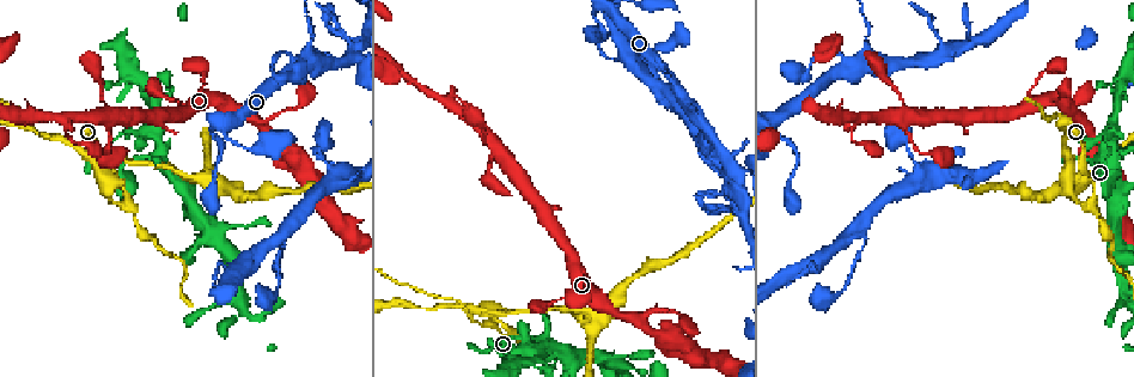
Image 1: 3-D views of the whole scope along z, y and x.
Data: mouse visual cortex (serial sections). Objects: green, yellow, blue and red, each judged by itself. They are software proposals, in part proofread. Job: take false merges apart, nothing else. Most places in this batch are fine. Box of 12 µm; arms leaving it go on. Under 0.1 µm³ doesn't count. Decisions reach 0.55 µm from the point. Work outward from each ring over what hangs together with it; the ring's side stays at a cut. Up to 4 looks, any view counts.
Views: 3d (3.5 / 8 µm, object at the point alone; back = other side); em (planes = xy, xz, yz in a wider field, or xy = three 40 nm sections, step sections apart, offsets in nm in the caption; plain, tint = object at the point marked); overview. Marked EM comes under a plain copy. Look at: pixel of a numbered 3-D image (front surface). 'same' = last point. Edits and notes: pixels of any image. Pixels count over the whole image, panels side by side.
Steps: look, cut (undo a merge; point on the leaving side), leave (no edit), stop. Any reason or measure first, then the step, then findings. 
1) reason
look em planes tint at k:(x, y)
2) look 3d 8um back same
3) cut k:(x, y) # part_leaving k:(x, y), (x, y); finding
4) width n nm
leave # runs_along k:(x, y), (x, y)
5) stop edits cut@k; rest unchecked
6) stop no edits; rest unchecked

side arm on a straight run
look 3d 8um at 1:(125, 196)

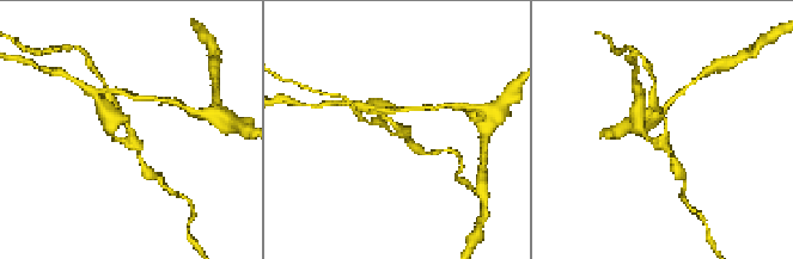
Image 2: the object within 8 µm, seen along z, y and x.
arms 3; arm_widths 150, 150, 150 nm
look em xy step 5 tint at 2:(402, 132)

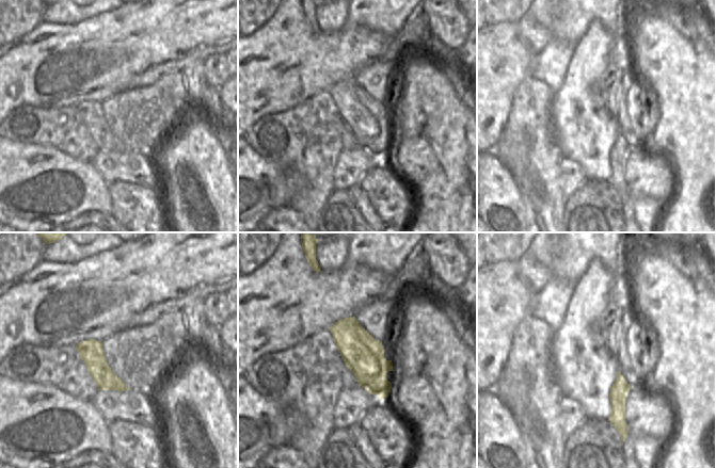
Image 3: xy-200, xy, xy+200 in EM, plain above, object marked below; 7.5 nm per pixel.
cut 2:(644, 131) # part_leaving 2:(656, 140), (638, 125), (639, 105); a second cell is stuck on

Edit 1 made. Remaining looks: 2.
calibre changes
look 3d 8um at 1:(696, 109)

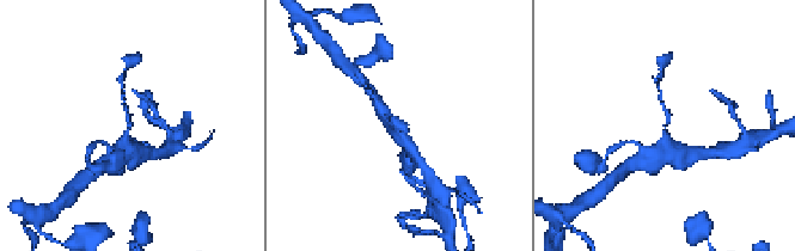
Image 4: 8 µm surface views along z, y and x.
closer look
look 3d 3.5um at 4:(665, 130)

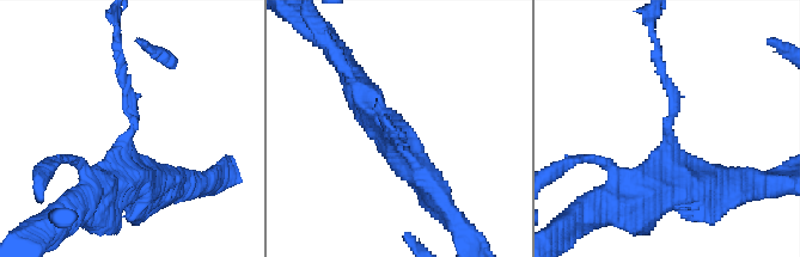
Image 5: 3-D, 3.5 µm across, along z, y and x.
leave # all the same cell

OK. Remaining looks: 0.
stop edits cut@2; rest unchecked

